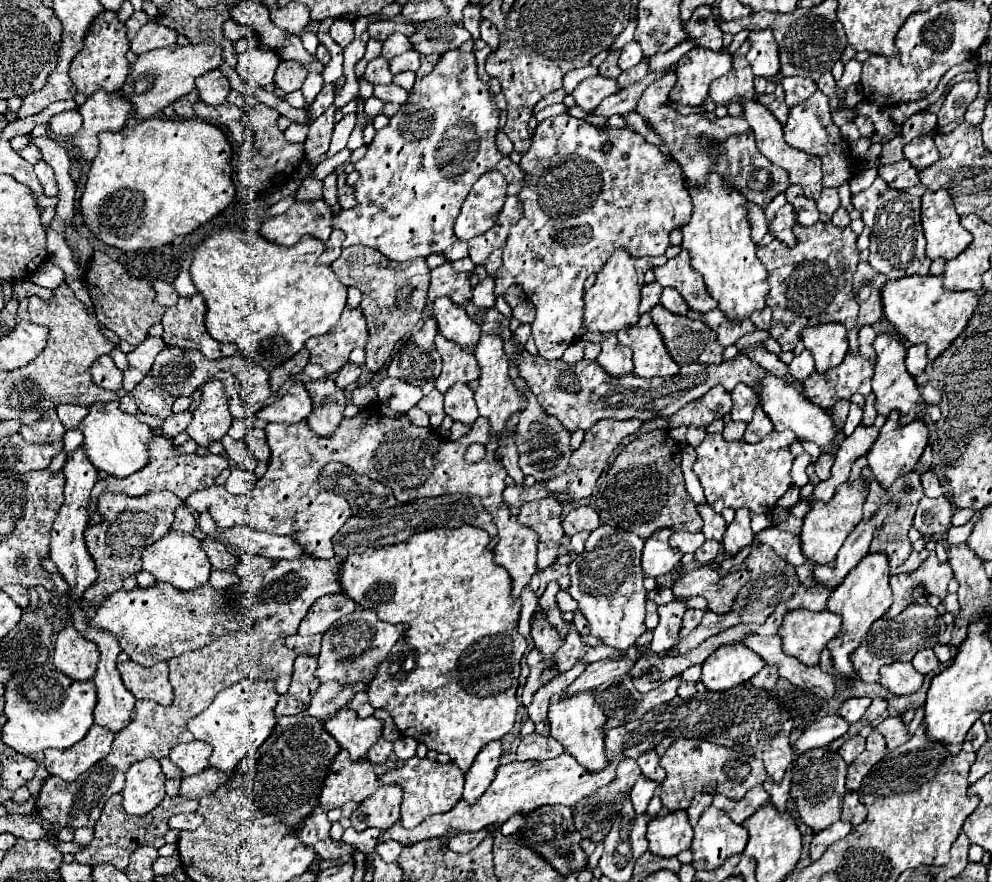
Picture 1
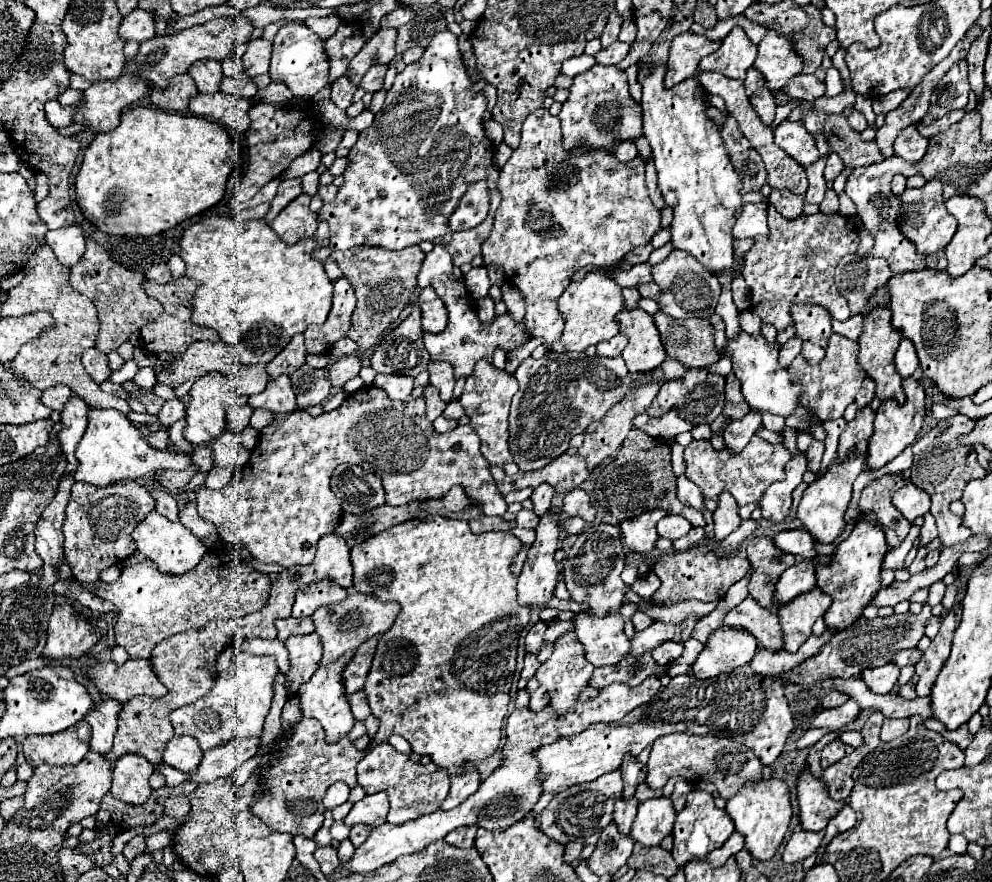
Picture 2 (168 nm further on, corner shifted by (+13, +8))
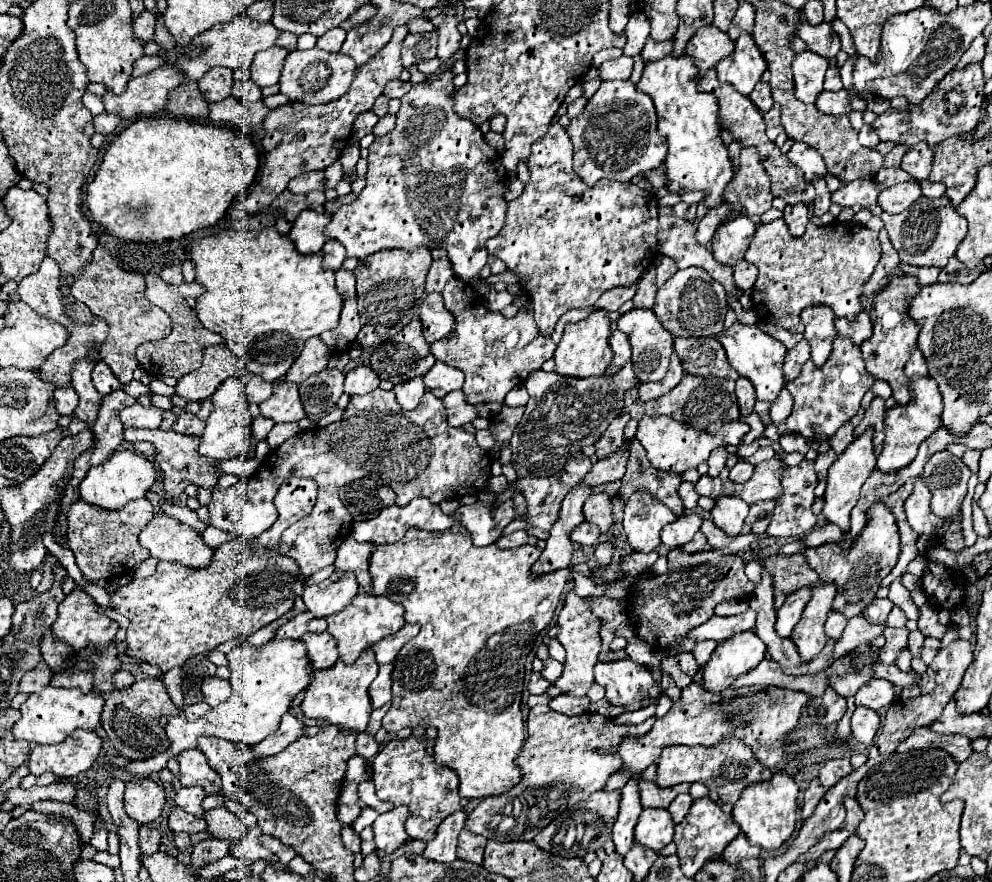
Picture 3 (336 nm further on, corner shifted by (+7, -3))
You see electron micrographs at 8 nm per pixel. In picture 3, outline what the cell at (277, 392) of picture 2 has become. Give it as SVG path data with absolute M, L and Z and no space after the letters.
M276 380L274 392L268 400L260 404L262 416L274 420L274 422L298 422L306 418L304 406L298 396L298 384L288 380Z

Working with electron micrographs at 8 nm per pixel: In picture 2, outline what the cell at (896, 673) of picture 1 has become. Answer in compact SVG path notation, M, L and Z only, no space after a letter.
M886 663L882 667L870 667L866 671L860 673L866 681L866 685L870 689L874 689L874 693L880 693L880 695L886 695L892 691L892 687L896 685L896 679L900 675L900 667L894 665L894 663Z

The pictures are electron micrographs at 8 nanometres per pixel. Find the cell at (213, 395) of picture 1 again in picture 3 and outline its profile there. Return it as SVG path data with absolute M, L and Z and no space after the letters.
M226 378L214 392L214 410L210 418L206 420L206 430L202 436L202 442L198 446L202 456L214 458L214 460L228 460L244 456L252 448L252 416L248 410L246 400L246 388L240 378Z

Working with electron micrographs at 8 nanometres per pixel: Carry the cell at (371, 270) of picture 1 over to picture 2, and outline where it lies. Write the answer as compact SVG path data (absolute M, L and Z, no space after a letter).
M410 245L400 251L386 251L380 247L356 247L348 251L334 251L330 257L340 267L356 293L356 309L352 313L352 327L348 331L348 337L358 345L360 351L368 351L408 305L416 289L416 275L420 271L424 253L418 245Z

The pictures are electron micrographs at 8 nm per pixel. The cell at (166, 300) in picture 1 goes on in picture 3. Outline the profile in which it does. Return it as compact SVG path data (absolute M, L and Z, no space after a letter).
M178 264L164 268L164 270L160 272L160 276L162 276L164 282L168 282L168 284L172 284L172 286L180 286L180 284L184 282L184 278L182 278L182 270L180 270Z

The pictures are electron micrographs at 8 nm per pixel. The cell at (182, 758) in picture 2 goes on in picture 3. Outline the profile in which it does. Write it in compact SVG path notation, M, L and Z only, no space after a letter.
M198 748L184 750L182 754L178 754L178 764L180 764L178 780L182 786L200 786L210 796L220 792L222 788L220 774L210 768L206 756Z

